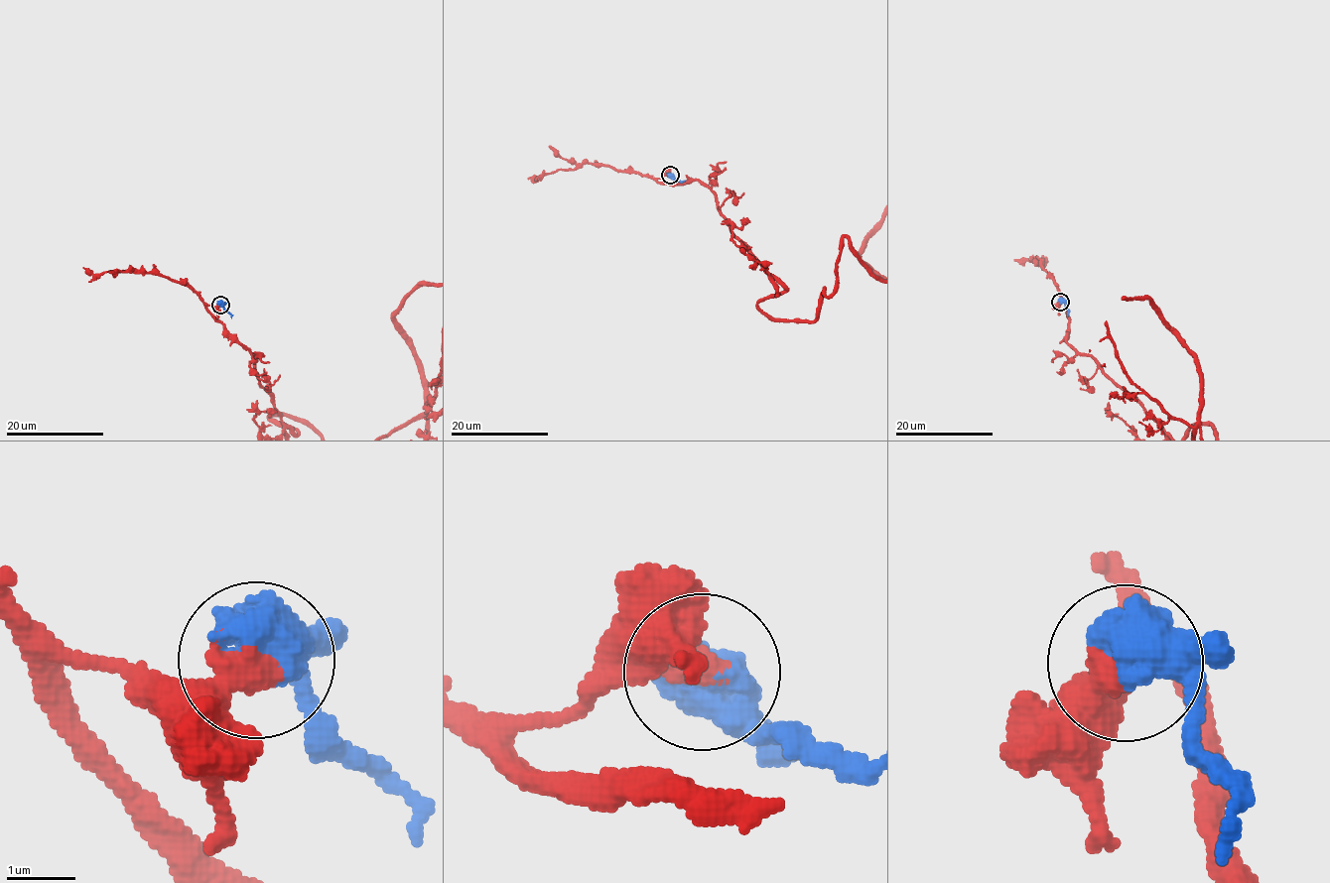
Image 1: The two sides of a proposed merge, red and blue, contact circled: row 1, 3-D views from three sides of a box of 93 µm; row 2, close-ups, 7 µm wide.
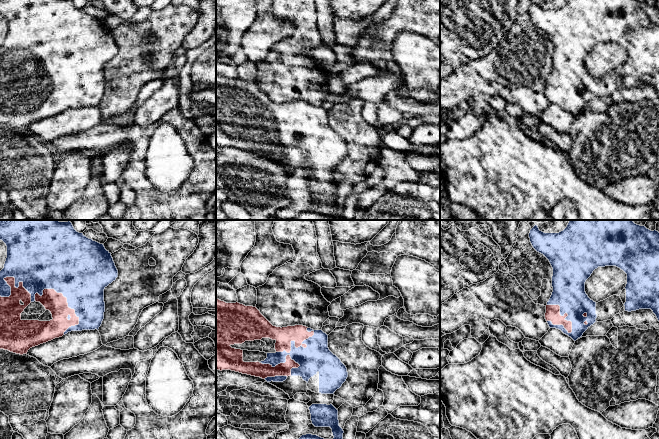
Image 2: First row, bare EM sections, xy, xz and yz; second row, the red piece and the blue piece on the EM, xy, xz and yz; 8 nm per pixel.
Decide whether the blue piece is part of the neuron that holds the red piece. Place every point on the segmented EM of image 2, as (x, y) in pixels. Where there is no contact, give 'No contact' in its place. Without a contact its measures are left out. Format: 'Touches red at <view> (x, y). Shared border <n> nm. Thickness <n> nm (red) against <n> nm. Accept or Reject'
Touches red at xz (290, 350). Shared border 500 nm. Thickness 140 nm (red) against 240 nm. Accept

